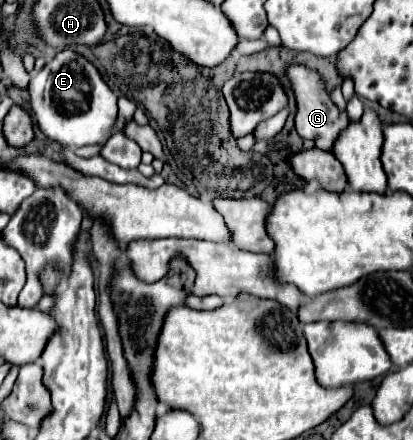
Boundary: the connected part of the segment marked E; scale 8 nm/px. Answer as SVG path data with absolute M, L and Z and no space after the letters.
M71 50L59 52L51 62L37 72L27 88L29 112L47 140L59 142L65 148L99 144L103 146L115 132L117 96L103 82L101 74L83 56Z

